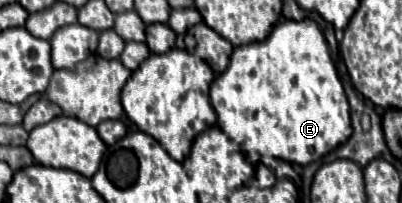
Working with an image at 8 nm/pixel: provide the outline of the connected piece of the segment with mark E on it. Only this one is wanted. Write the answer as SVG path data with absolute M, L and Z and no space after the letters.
M283 20L261 42L233 48L231 62L211 84L218 126L235 142L291 164L319 160L351 136L349 104L329 56L327 40L313 20Z

